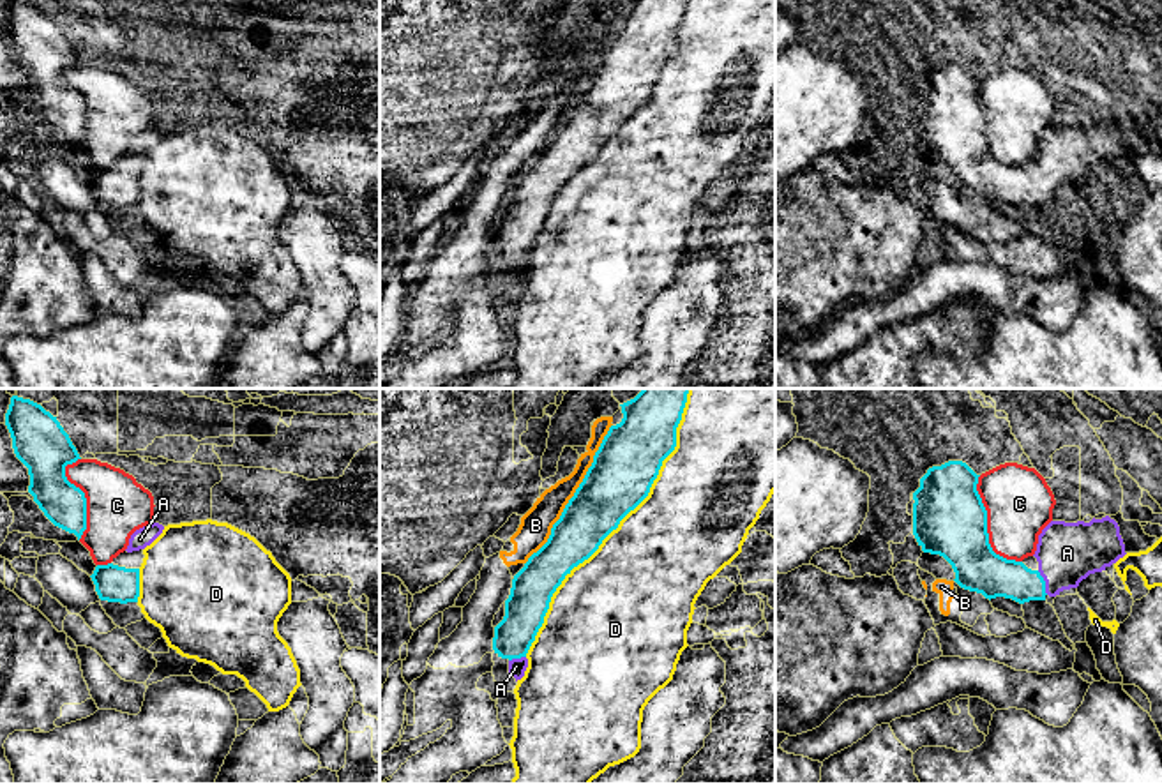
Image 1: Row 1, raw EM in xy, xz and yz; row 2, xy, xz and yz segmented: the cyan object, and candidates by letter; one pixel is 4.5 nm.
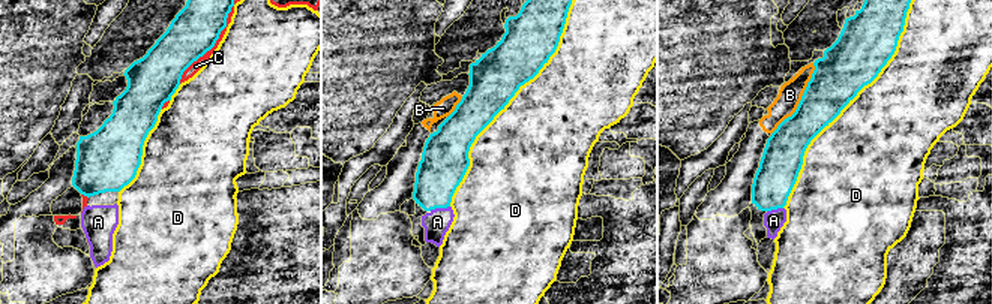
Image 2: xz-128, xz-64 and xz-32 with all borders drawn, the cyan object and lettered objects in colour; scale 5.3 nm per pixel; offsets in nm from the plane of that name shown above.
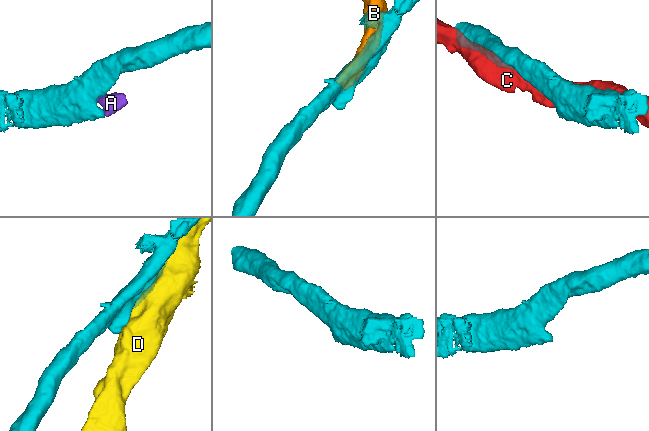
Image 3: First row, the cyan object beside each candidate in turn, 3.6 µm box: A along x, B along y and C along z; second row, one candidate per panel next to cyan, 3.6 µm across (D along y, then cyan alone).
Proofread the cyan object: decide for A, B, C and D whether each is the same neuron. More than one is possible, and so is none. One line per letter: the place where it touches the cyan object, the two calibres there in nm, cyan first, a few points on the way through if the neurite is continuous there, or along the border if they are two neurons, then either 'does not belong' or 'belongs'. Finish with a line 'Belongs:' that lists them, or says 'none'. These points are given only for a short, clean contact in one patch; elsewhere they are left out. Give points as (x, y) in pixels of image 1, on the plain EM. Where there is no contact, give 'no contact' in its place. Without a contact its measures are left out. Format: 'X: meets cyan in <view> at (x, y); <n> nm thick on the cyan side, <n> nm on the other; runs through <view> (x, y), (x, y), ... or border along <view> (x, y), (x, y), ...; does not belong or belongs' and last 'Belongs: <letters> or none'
A: meets cyan in yz at (1044, 188); 190 nm thick on the cyan side, 280 nm on the other; runs through yz (993, 180), (1019, 188), (1044, 188), (1062, 170), (1067, 158); belongs
B: meets cyan in xz at (574, 99); 280 nm thick on the cyan side, 140 nm on the other; does not belong
C: meets cyan in yz at (986, 131); 340 nm thick on the cyan side, 300 nm on the other; does not belong
D: meets cyan in xz at (615, 133); 280 nm thick on the cyan side, 500 nm on the other; does not belong
Belongs: A

